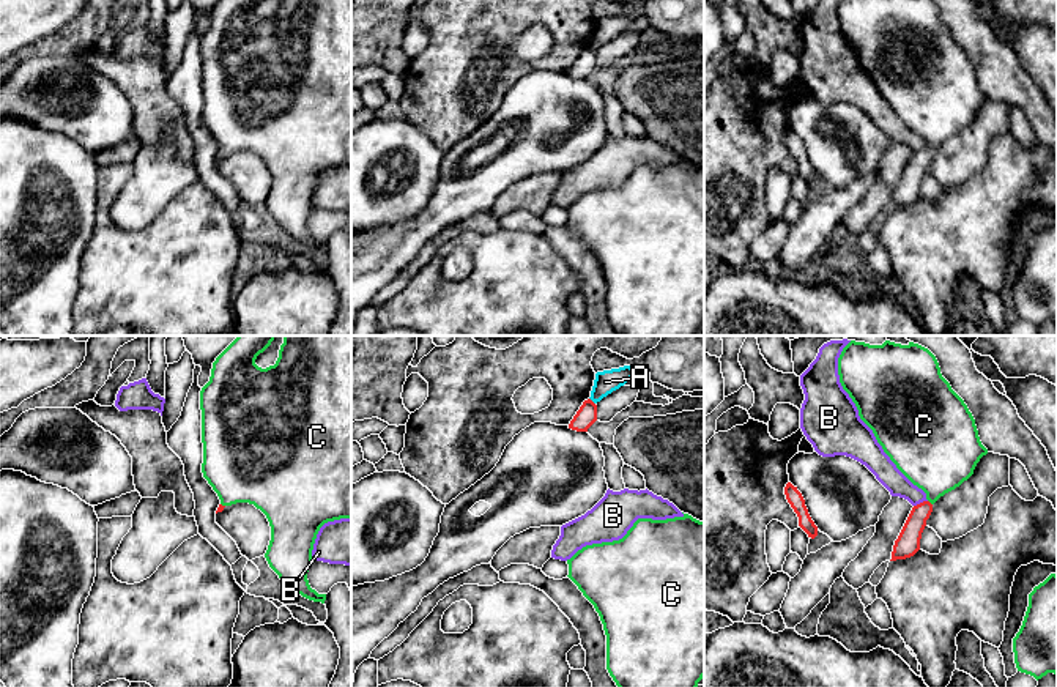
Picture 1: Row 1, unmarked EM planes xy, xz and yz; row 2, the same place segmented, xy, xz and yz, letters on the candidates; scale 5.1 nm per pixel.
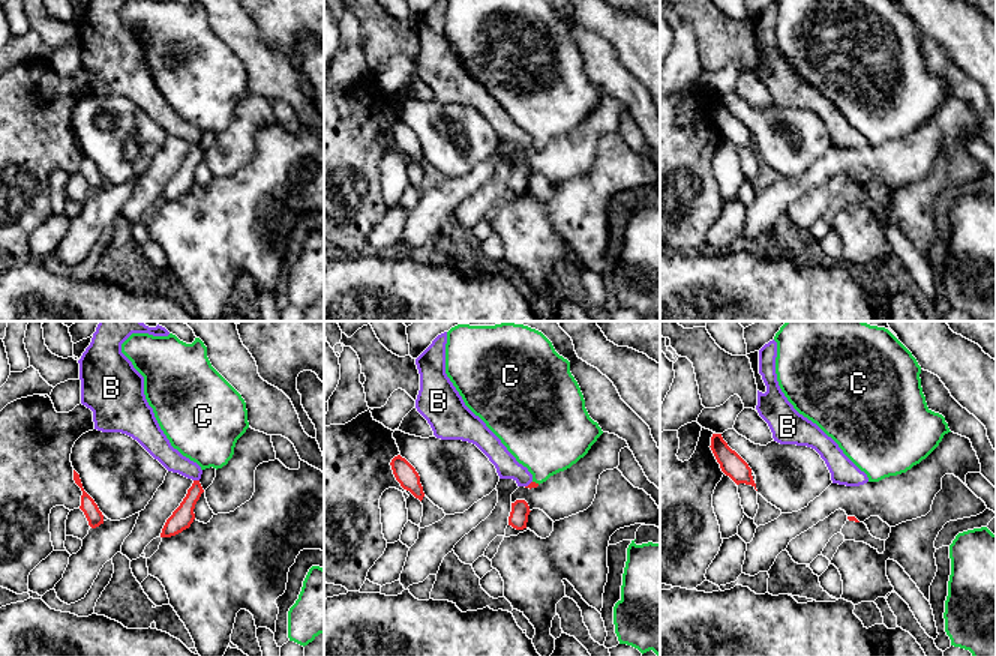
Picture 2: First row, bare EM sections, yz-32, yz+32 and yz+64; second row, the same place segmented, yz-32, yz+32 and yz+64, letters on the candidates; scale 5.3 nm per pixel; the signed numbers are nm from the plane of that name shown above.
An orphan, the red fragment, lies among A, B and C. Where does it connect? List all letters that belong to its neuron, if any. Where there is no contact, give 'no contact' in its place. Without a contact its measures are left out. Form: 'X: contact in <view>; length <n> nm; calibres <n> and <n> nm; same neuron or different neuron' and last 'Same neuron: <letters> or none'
A: contact in xz; length 50 nm; calibres 100 and 120 nm; different neuron
B: contact in yz; length 80 nm; calibres 120 and 120 nm; different neuron
C: contact in yz; length 40 nm; calibres 120 and 380 nm; same neuron
Same neuron: C

